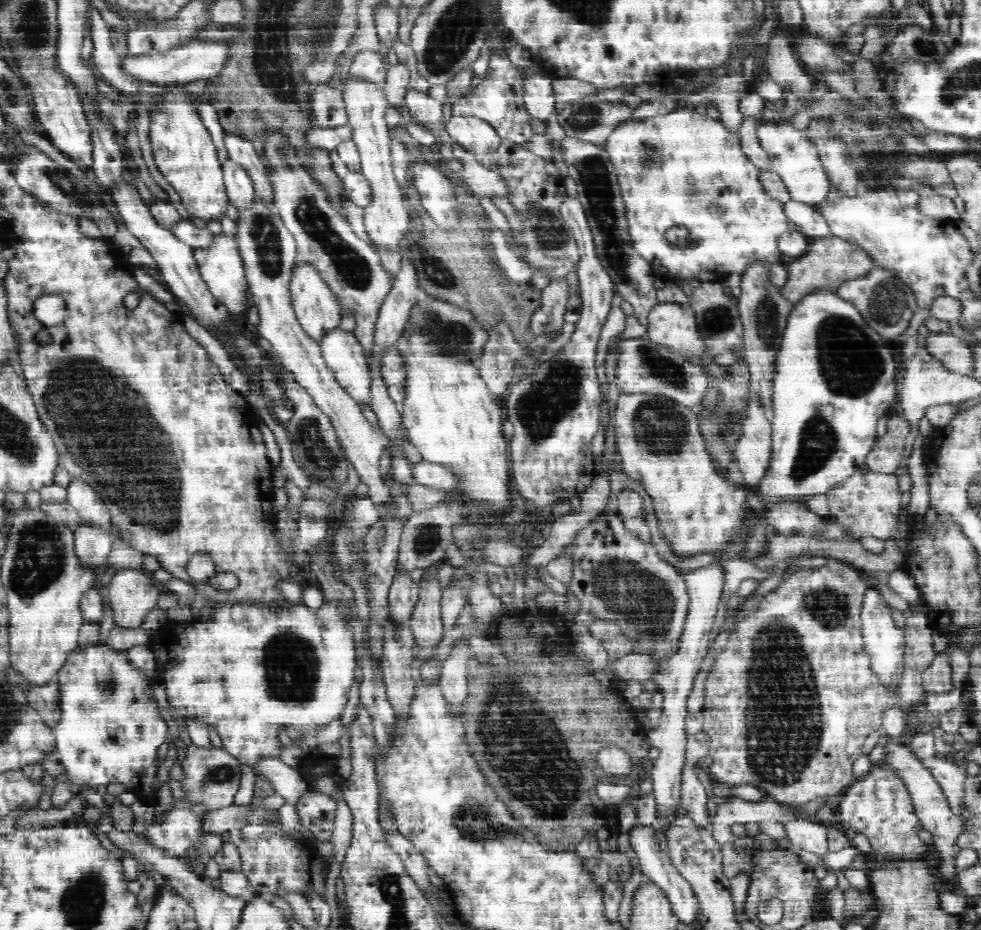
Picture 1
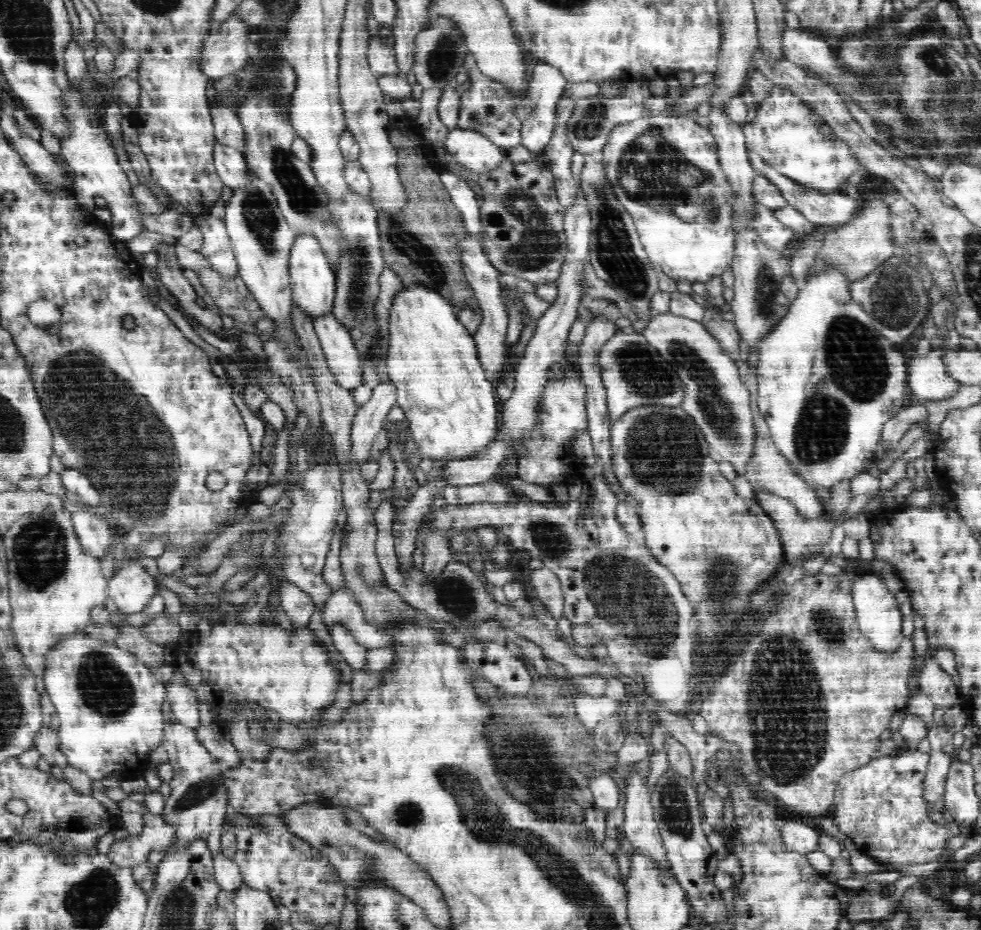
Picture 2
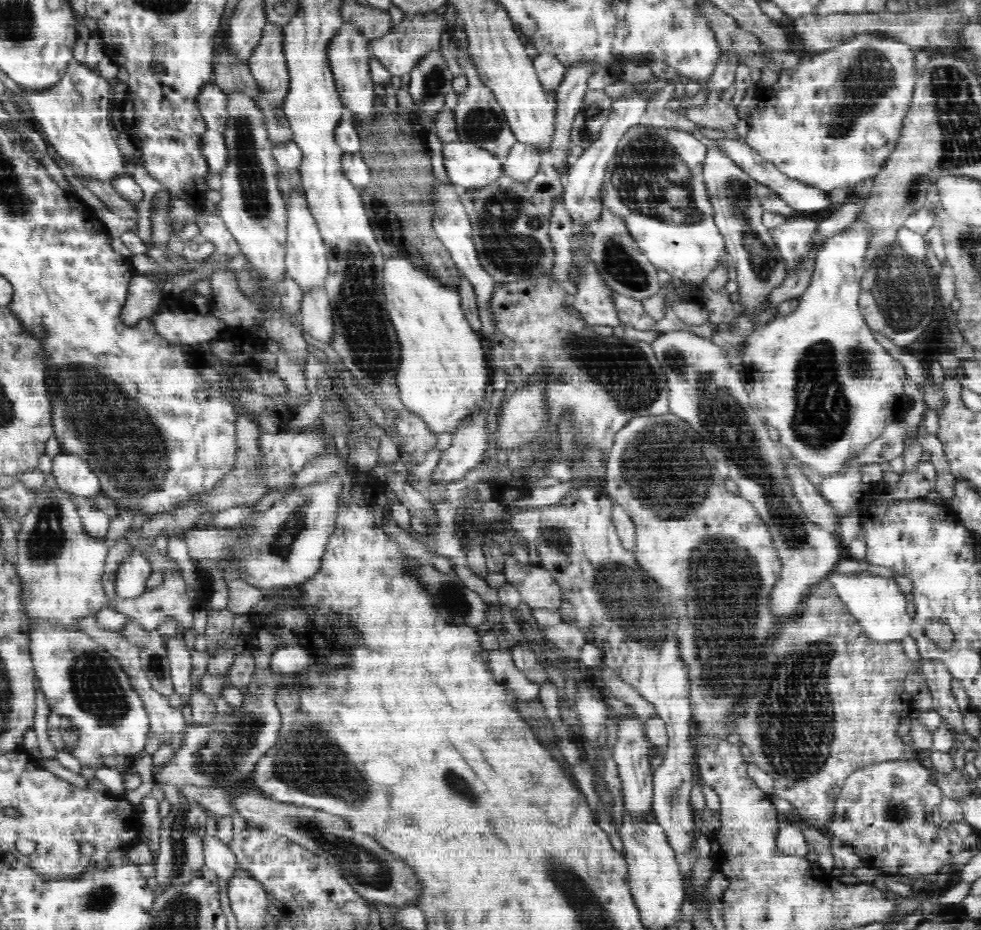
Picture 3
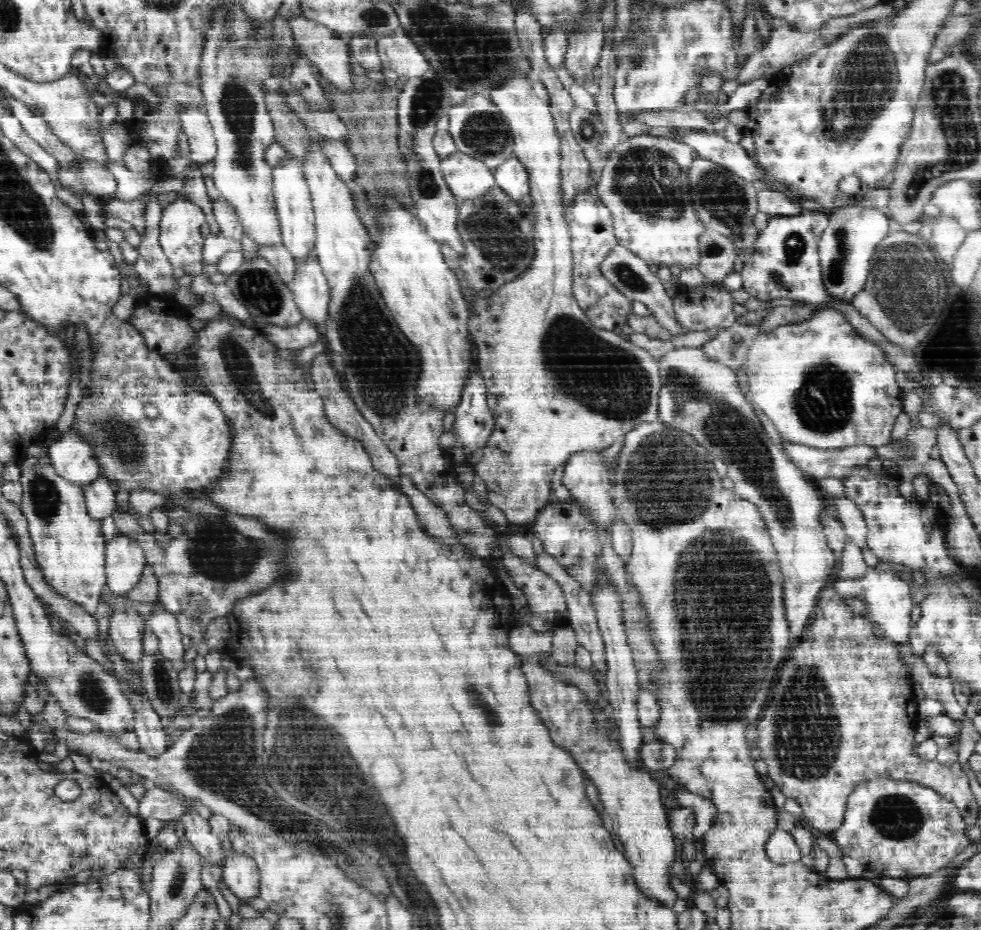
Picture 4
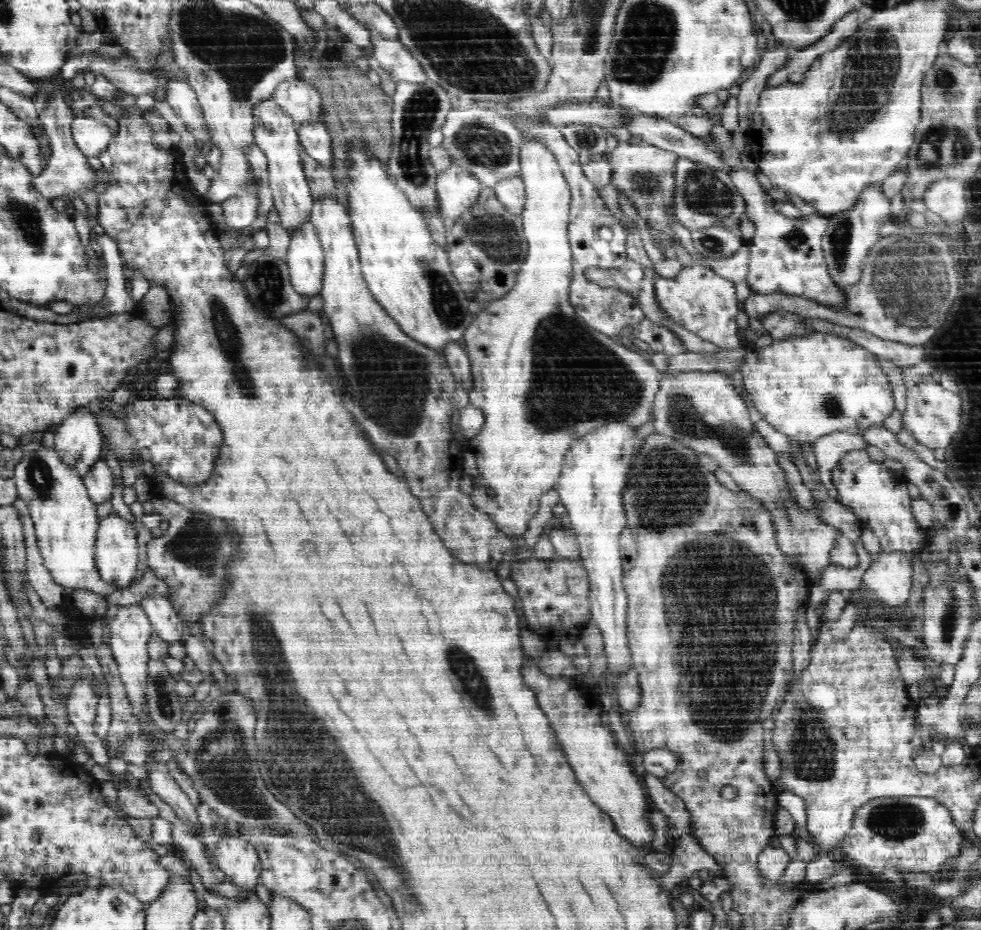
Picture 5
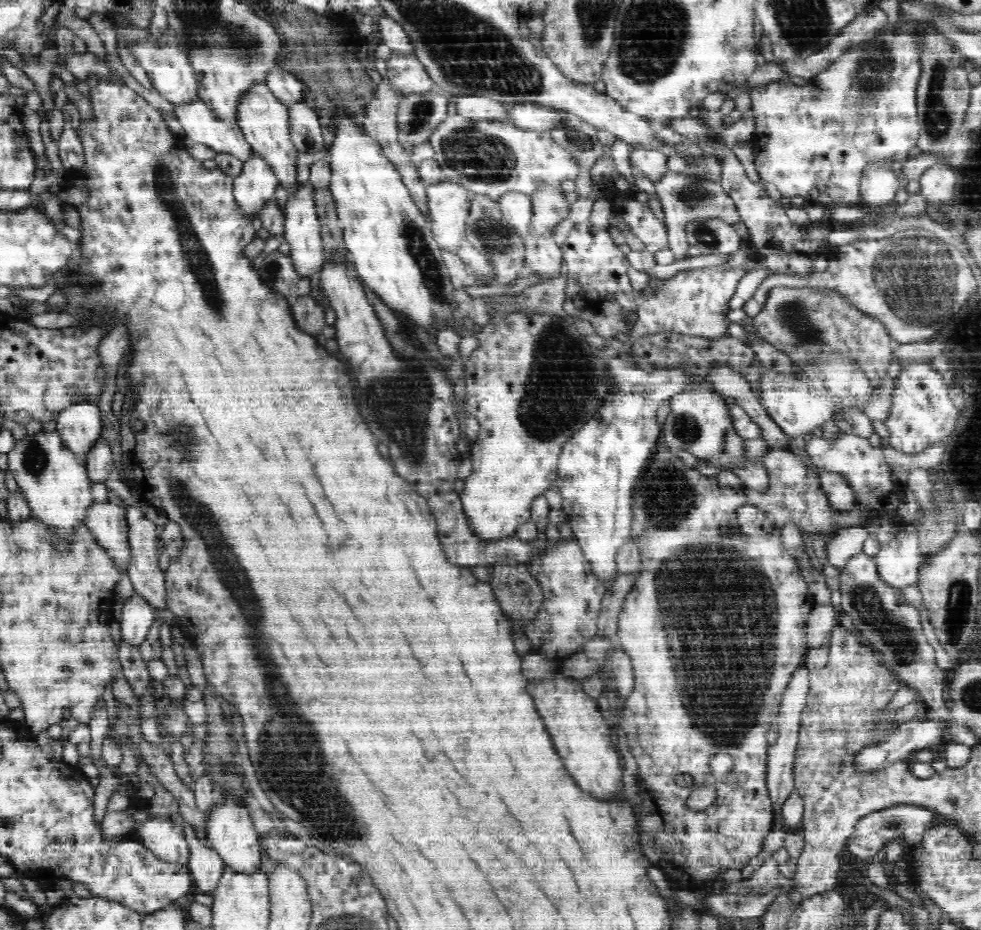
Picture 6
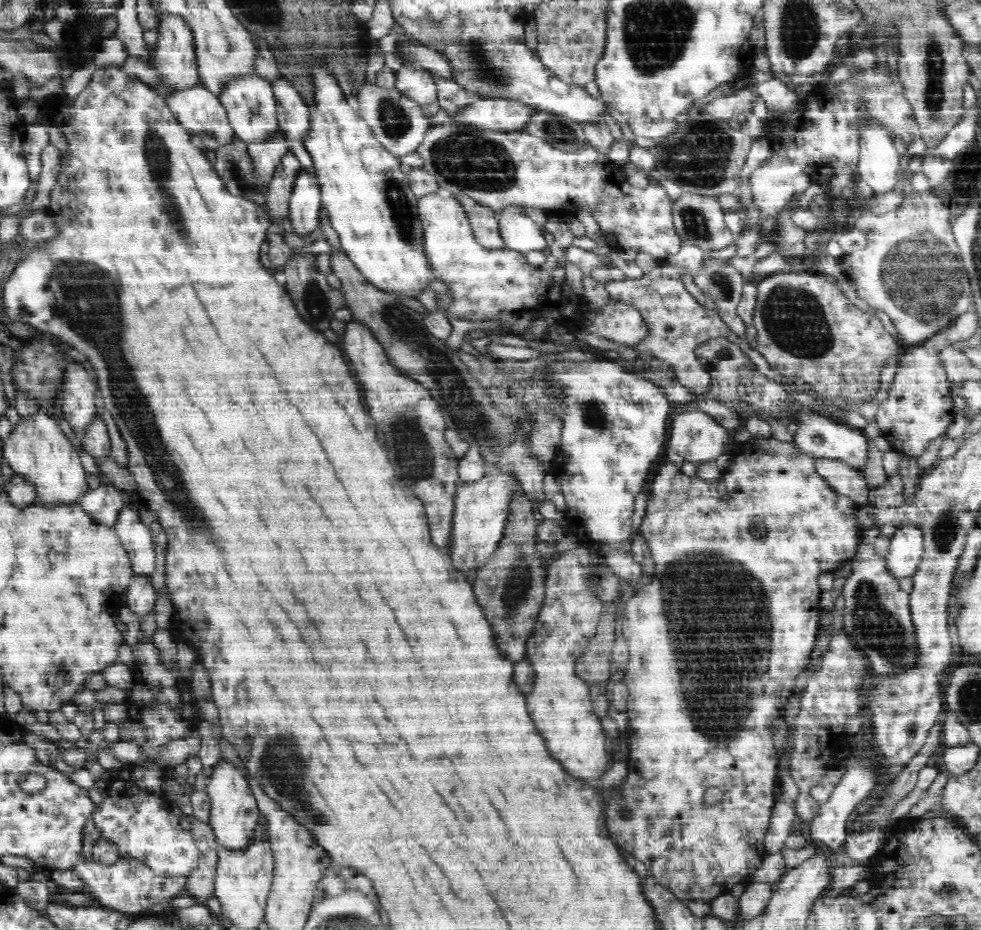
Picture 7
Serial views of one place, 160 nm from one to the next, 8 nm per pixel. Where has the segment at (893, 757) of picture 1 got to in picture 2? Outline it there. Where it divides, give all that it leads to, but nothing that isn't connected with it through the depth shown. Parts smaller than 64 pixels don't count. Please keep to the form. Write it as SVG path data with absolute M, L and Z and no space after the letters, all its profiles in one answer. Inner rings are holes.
M931 751L926 779L924 779L923 797L927 804L932 804L934 812L944 810L945 787L951 770L952 756L940 751Z

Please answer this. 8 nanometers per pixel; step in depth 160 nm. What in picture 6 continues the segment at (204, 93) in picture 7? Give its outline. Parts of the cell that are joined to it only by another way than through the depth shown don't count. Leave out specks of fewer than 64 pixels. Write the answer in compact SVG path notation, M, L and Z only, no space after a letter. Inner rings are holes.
M199 97L186 105L174 105L174 117L179 120L190 140L207 144L217 153L226 152L242 162L254 154L243 132L236 124L222 121Z

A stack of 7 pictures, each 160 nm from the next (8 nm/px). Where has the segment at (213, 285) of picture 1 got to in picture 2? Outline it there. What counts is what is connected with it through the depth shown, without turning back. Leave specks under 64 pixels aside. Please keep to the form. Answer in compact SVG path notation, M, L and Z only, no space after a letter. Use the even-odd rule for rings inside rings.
M211 214L202 216L196 222L203 234L200 253L212 265L212 269L226 280L238 275L238 263L225 222Z

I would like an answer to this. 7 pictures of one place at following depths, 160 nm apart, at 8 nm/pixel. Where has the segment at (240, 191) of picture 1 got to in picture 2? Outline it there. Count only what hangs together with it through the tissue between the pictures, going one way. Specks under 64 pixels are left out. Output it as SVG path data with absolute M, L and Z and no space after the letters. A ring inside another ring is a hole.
M218 141L214 145L214 166L218 171L218 176L232 190L245 187L249 183L247 174L247 161L244 153L238 149L233 149L221 145Z

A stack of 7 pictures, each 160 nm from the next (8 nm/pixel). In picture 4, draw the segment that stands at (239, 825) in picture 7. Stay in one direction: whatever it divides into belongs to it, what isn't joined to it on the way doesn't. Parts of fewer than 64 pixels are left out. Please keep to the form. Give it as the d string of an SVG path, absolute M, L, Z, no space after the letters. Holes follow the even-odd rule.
M231 852L221 864L223 881L241 903L246 904L259 896L260 877L254 859L246 854Z

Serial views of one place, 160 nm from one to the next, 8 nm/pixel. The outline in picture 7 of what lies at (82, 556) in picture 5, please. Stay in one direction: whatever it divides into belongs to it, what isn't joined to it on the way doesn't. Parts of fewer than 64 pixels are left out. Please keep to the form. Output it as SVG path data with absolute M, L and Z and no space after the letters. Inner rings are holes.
M40 411L30 418L20 419L3 444L3 457L14 474L30 481L38 495L39 504L48 505L50 508L78 504L81 496L90 490L78 452L60 429L58 421L58 414L52 411L46 414Z

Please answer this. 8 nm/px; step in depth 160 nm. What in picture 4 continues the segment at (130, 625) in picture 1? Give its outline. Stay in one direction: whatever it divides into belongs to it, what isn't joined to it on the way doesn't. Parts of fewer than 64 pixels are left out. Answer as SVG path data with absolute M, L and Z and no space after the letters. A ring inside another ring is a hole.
M122 534L107 540L105 578L113 593L127 595L137 586L146 565L145 554L138 541Z

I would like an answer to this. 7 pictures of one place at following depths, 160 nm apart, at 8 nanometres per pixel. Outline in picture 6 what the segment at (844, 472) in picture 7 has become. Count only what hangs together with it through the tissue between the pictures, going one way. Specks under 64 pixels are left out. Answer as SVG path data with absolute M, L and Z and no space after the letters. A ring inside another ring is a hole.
M821 469L819 481L832 508L838 511L849 511L857 507L856 493L850 487L848 479L844 479L840 473Z

